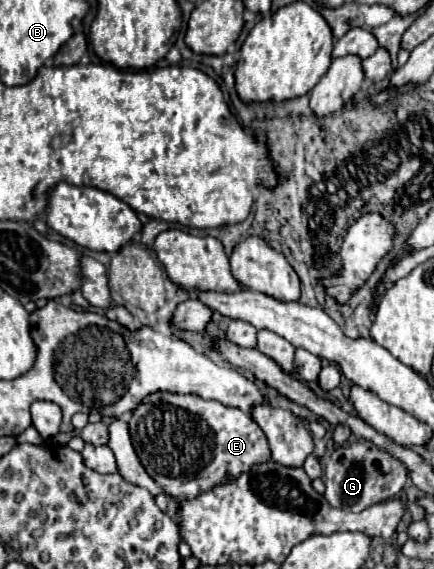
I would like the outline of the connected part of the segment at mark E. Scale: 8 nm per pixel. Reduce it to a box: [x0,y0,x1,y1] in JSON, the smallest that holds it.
[129,391,271,501]

